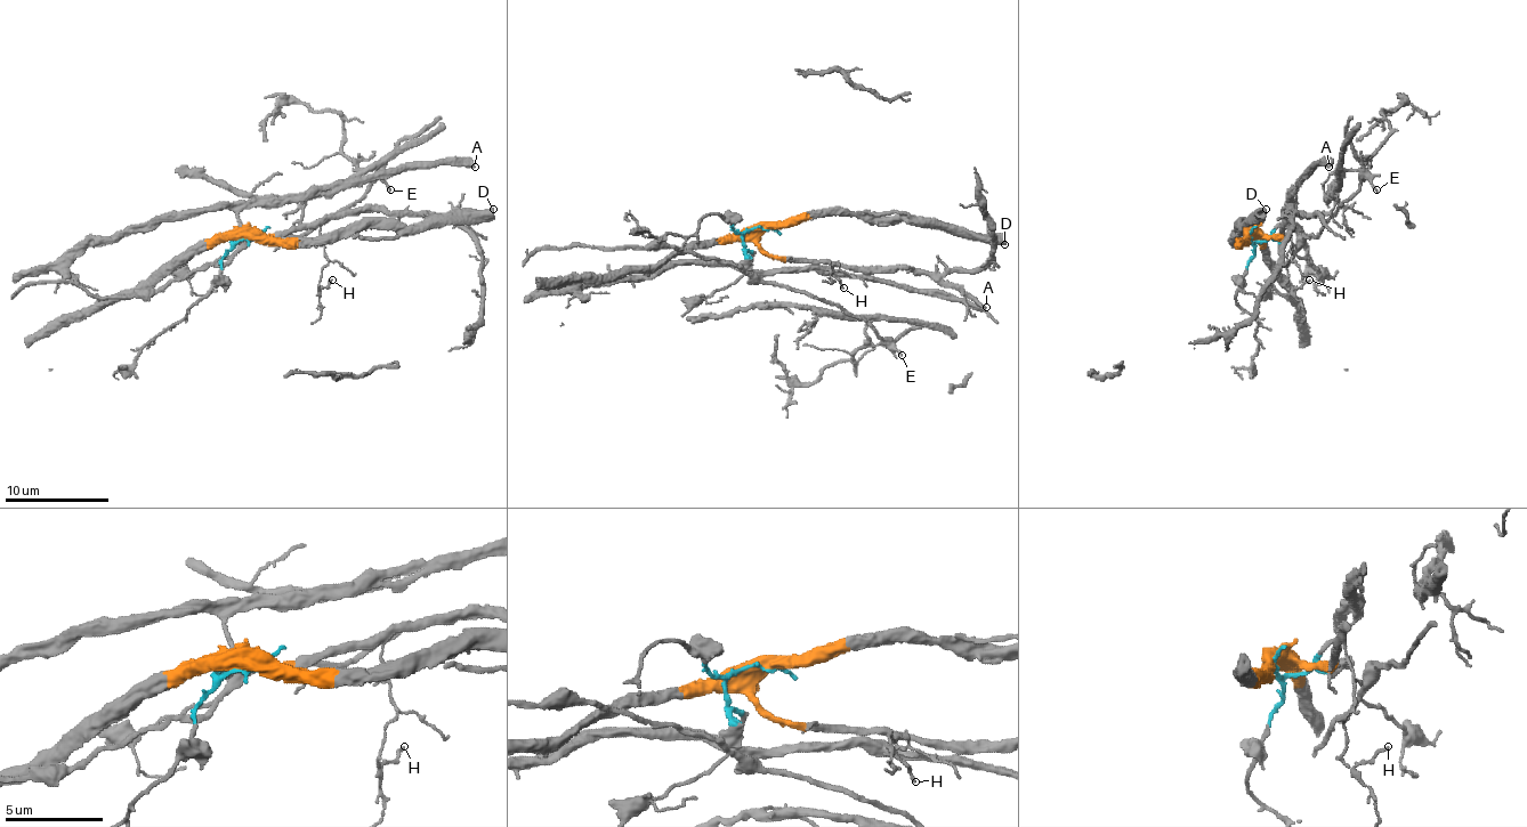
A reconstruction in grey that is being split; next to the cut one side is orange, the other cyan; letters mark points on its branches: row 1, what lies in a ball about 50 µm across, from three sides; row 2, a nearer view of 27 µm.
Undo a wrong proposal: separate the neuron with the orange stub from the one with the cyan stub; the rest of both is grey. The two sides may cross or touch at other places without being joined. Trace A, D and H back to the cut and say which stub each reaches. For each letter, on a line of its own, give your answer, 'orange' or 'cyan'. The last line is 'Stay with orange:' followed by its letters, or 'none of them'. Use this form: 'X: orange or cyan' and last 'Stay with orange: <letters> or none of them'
A: cyan
D: orange
H: orange
Stay with orange: D, H

